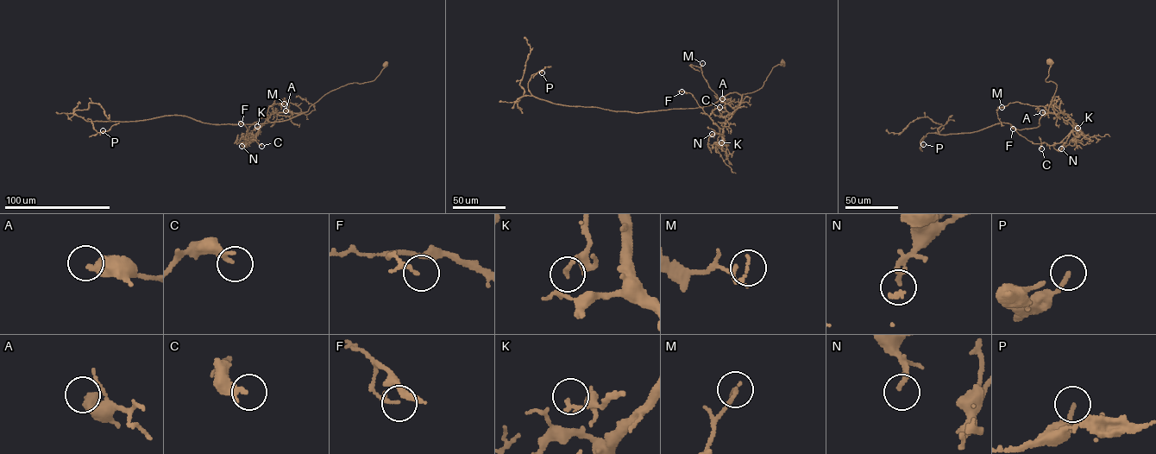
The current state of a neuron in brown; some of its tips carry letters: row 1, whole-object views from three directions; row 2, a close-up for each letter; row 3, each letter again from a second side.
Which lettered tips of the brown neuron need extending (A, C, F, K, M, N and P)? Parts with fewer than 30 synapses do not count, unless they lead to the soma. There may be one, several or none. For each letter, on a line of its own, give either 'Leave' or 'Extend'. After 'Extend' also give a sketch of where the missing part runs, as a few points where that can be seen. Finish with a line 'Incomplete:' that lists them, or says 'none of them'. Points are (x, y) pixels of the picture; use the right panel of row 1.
A: Leave
C: Leave
F: Leave
K: Leave
M: Leave
N: Leave
P: Leave
Incomplete: none of them

